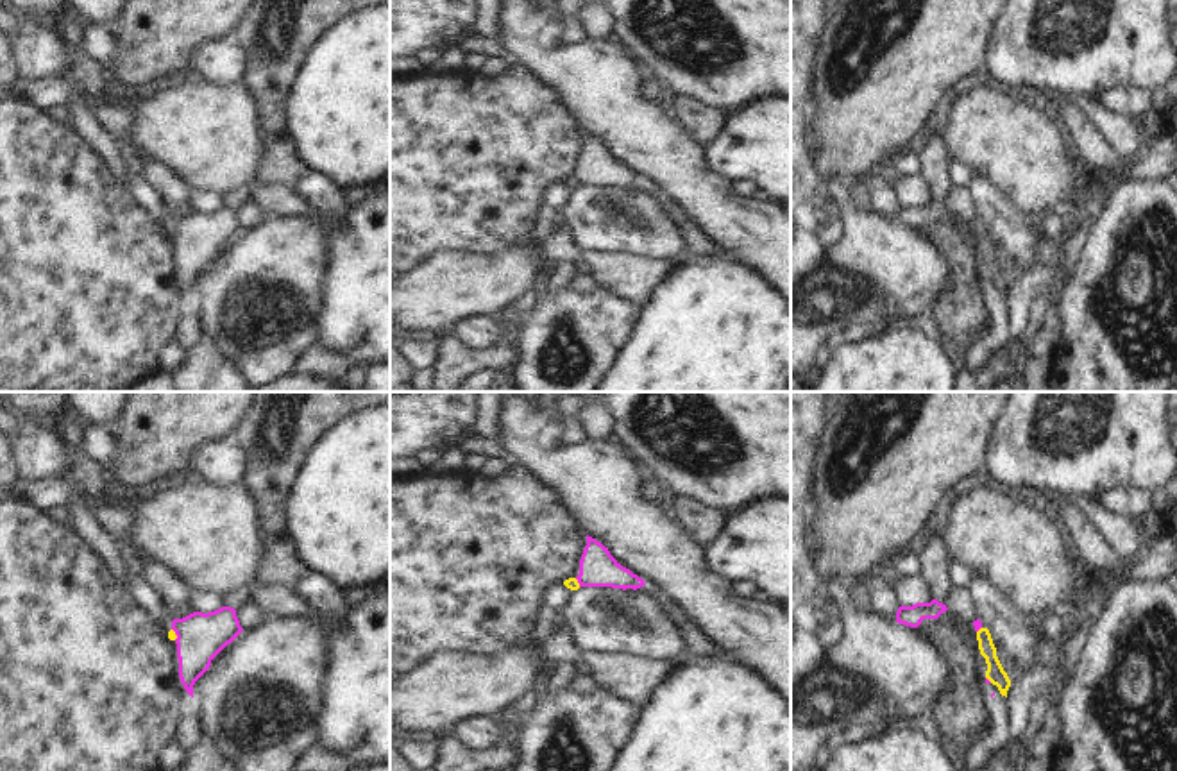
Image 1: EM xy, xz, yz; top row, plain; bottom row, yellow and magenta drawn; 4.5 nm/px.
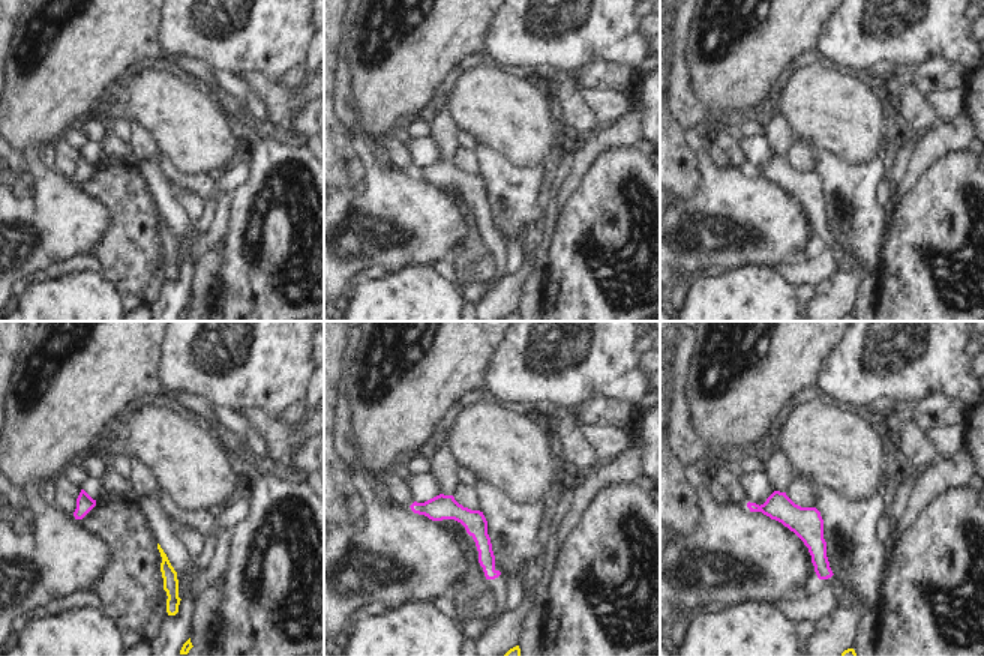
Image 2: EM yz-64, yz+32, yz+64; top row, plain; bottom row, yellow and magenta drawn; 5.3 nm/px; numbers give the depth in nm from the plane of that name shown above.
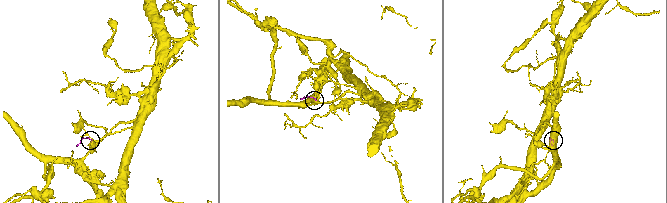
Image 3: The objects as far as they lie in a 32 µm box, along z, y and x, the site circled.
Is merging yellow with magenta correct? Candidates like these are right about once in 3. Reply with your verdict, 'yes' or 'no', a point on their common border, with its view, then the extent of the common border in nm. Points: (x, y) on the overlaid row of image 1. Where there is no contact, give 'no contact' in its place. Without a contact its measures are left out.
no | xy (174, 634) | 60 nm

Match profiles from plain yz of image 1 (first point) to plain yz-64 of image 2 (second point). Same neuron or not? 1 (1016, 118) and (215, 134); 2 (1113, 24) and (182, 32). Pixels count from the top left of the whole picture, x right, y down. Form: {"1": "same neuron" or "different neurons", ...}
{"1": "same neuron", "2": "same neuron"}

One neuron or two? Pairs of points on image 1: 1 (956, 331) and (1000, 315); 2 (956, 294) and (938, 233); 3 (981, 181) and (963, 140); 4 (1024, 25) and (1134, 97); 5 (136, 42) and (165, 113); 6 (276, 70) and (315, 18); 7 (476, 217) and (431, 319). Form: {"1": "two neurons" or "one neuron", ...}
{"1": "two neurons", "2": "one neuron", "3": "two neurons", "4": "two neurons", "5": "two neurons", "6": "one neuron", "7": "two neurons"}

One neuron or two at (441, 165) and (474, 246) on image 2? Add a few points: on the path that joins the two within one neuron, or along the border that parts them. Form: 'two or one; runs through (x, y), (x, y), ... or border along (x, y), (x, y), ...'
two; border along (438, 183), (456, 183), (476, 206)

